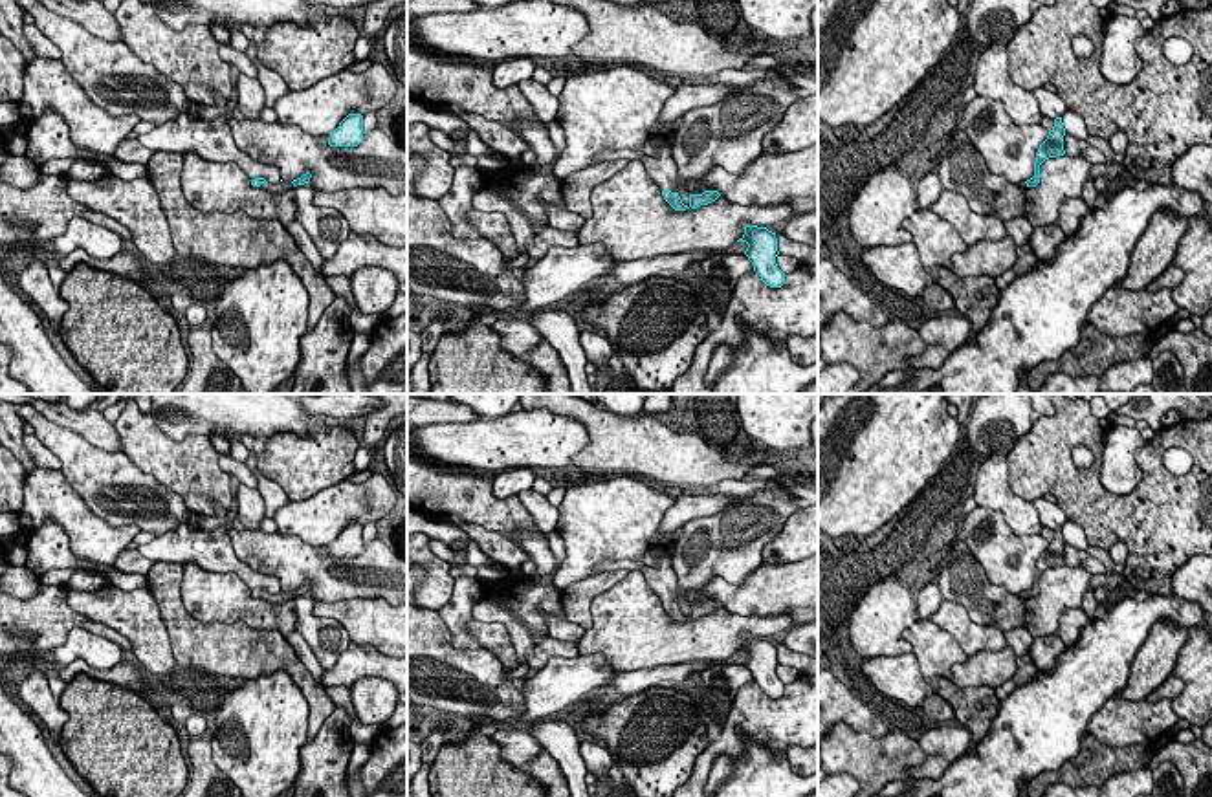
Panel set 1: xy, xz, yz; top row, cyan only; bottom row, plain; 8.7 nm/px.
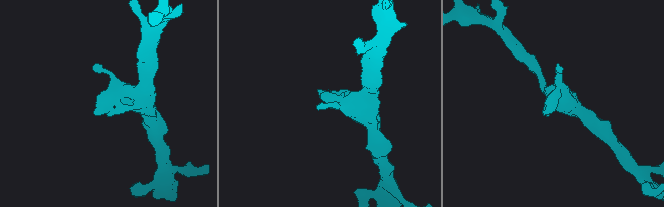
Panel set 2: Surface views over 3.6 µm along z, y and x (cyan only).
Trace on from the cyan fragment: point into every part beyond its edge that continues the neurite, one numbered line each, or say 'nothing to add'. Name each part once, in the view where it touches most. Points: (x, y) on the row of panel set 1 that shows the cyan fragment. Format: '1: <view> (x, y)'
1: xz (662, 169)

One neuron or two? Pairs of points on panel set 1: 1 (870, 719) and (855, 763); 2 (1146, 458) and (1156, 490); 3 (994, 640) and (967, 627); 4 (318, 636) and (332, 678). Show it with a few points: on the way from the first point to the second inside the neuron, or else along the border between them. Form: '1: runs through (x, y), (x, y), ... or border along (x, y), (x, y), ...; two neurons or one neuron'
1: border along (837, 722), (846, 722), (875, 737), (888, 733); two neurons
2: runs through (1152, 466), (1156, 482); one neuron
3: runs through (987, 638), (974, 634); one neuron
4: border along (351, 642), (338, 660), (325, 669); two neurons

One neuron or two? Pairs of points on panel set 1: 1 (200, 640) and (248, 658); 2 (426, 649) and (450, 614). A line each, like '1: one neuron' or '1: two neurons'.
1: one neuron
2: two neurons

